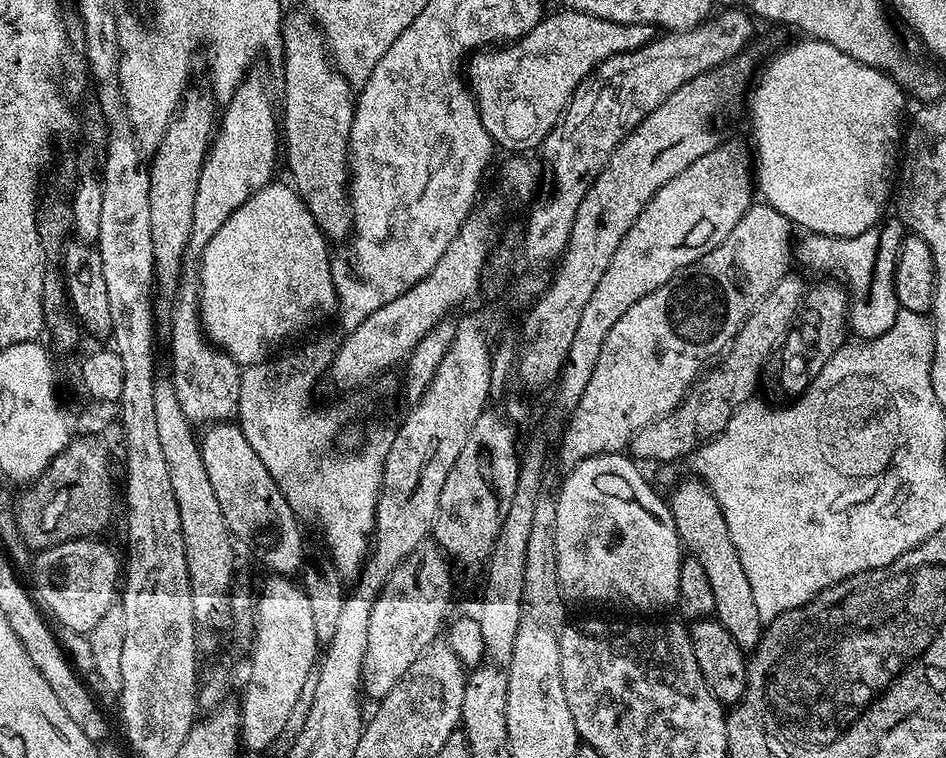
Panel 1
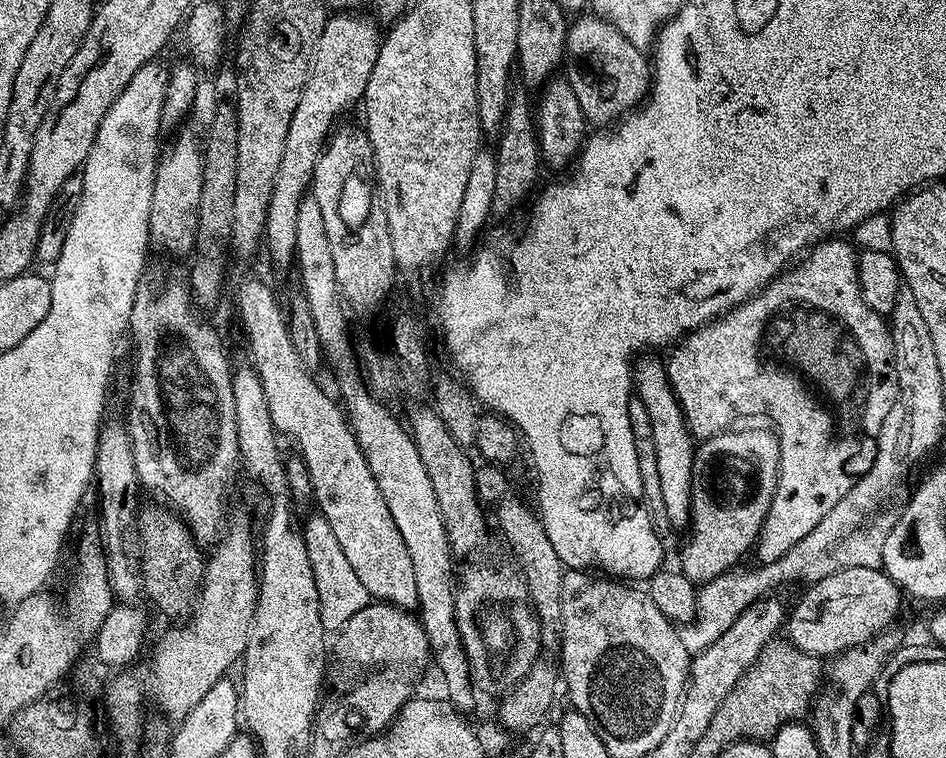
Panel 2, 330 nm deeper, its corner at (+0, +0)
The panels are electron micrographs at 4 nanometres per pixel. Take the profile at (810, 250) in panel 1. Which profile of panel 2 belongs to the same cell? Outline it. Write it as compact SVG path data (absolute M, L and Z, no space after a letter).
M844 238L820 241L803 259L775 276L765 288L755 296L751 296L746 303L732 308L715 320L709 320L701 328L693 328L667 353L669 356L666 356L670 386L682 406L688 429L692 431L693 437L707 438L717 436L719 432L727 432L735 425L732 423L739 416L769 416L772 419L771 427L776 437L780 439L780 469L776 479L776 493L772 495L772 505L764 518L760 535L754 545L754 556L757 556L760 564L773 564L775 560L785 556L795 544L802 542L802 538L806 538L806 534L810 534L810 530L814 530L814 526L818 526L818 522L822 522L822 518L826 518L826 514L830 514L830 510L834 510L834 506L838 506L838 502L842 502L842 498L846 498L850 489L868 473L876 457L876 442L886 422L886 414L890 414L897 396L901 395L901 379L897 375L898 361L896 347L892 341L892 329L885 317L870 310L870 306L866 306L862 298L862 290L858 286L858 266L856 265L858 252L851 243L849 244L844 241Z

